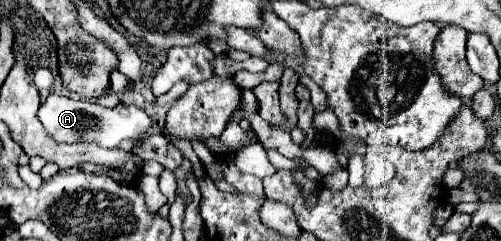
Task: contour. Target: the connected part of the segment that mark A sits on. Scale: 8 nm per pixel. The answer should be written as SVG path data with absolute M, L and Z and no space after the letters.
M50 93L48 99L40 105L38 117L40 117L44 129L60 143L62 141L74 143L78 139L88 139L88 141L96 141L104 149L114 149L124 139L132 139L132 141L144 139L144 135L148 131L152 131L152 119L142 109L138 109L134 105L120 103L114 109L106 109L106 107L100 107L90 101L70 99L70 97L56 95L56 93Z

